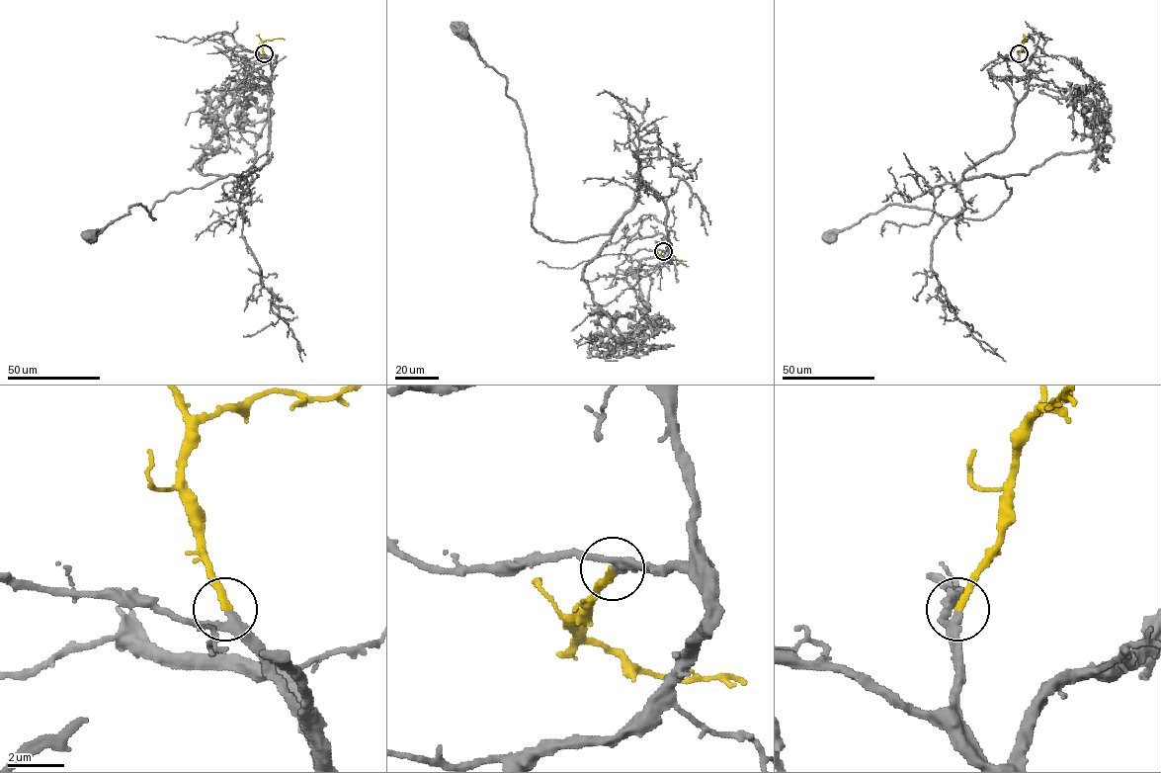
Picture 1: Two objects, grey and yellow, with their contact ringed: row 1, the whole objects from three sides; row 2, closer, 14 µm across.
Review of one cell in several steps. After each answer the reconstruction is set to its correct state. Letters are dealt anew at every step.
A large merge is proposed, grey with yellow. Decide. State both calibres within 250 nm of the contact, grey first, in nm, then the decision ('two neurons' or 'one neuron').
280 nm thick on the grey side, 240 nm on the other; one neuron

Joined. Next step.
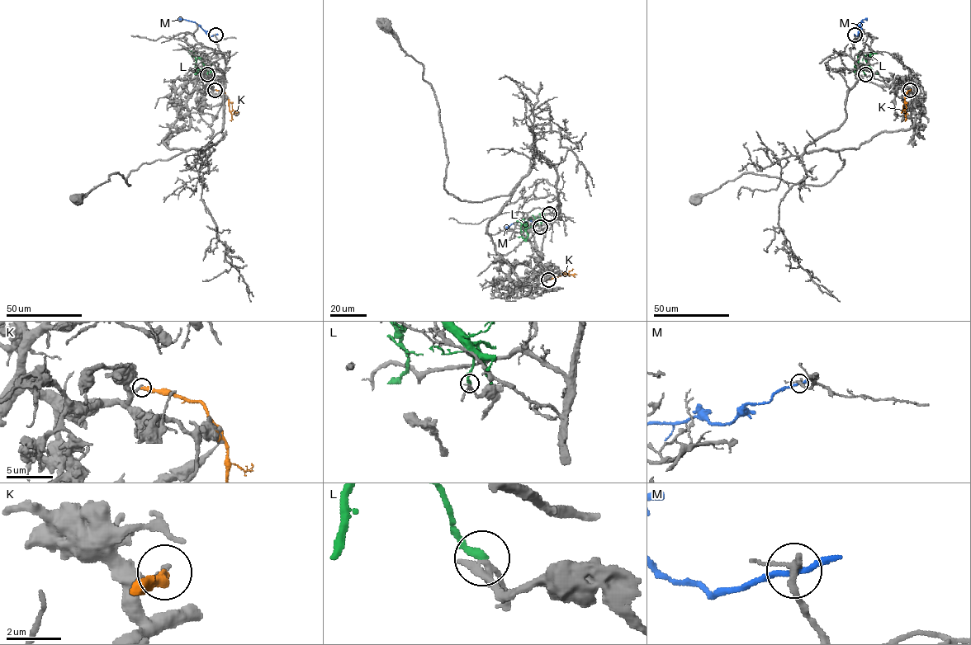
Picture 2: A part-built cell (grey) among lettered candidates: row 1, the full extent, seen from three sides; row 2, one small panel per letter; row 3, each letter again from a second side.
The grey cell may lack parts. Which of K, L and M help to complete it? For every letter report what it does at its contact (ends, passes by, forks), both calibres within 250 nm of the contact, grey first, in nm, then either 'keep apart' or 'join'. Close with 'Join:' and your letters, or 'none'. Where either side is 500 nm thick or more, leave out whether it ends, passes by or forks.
K: it ends; calibres 200 and 280 nm; keep apart
L: it ends; calibres 280 and 300 nm; keep apart
M: it passes by; calibres 220 and 190 nm; keep apart
Join: none

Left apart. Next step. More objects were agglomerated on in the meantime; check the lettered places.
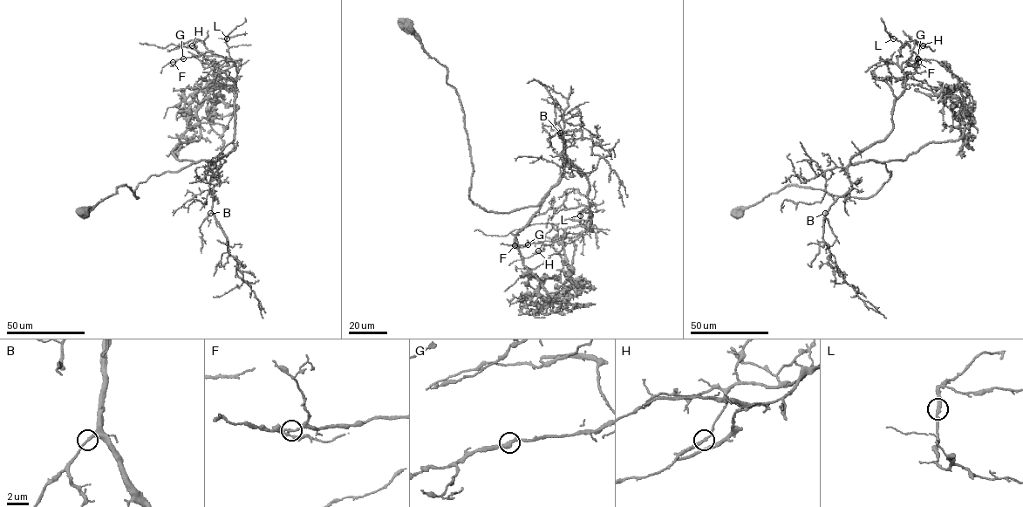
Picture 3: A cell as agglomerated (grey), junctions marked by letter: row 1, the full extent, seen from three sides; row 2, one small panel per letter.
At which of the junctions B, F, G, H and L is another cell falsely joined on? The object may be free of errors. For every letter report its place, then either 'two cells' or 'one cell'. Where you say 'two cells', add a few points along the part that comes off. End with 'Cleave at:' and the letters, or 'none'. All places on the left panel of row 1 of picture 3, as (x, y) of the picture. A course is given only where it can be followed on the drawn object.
B: at (210, 213); one cell
F: at (173, 62); one cell
G: at (183, 58); one cell
H: at (192, 45); one cell
L: at (227, 38); one cell
Cleave at: none

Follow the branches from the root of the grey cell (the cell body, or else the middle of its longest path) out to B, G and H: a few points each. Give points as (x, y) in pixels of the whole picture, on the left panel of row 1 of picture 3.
B: (84, 213), (119, 186), (138, 198), (136, 187), (152, 175), (208, 161), (219, 178), (210, 213)
G: (84, 213), (119, 186), (138, 198), (152, 175), (213, 164), (234, 148), (235, 64), (209, 52), (183, 58)
H: (84, 213), (119, 186), (138, 198), (136, 187), (152, 175), (213, 164), (234, 148), (235, 64), (192, 44)

